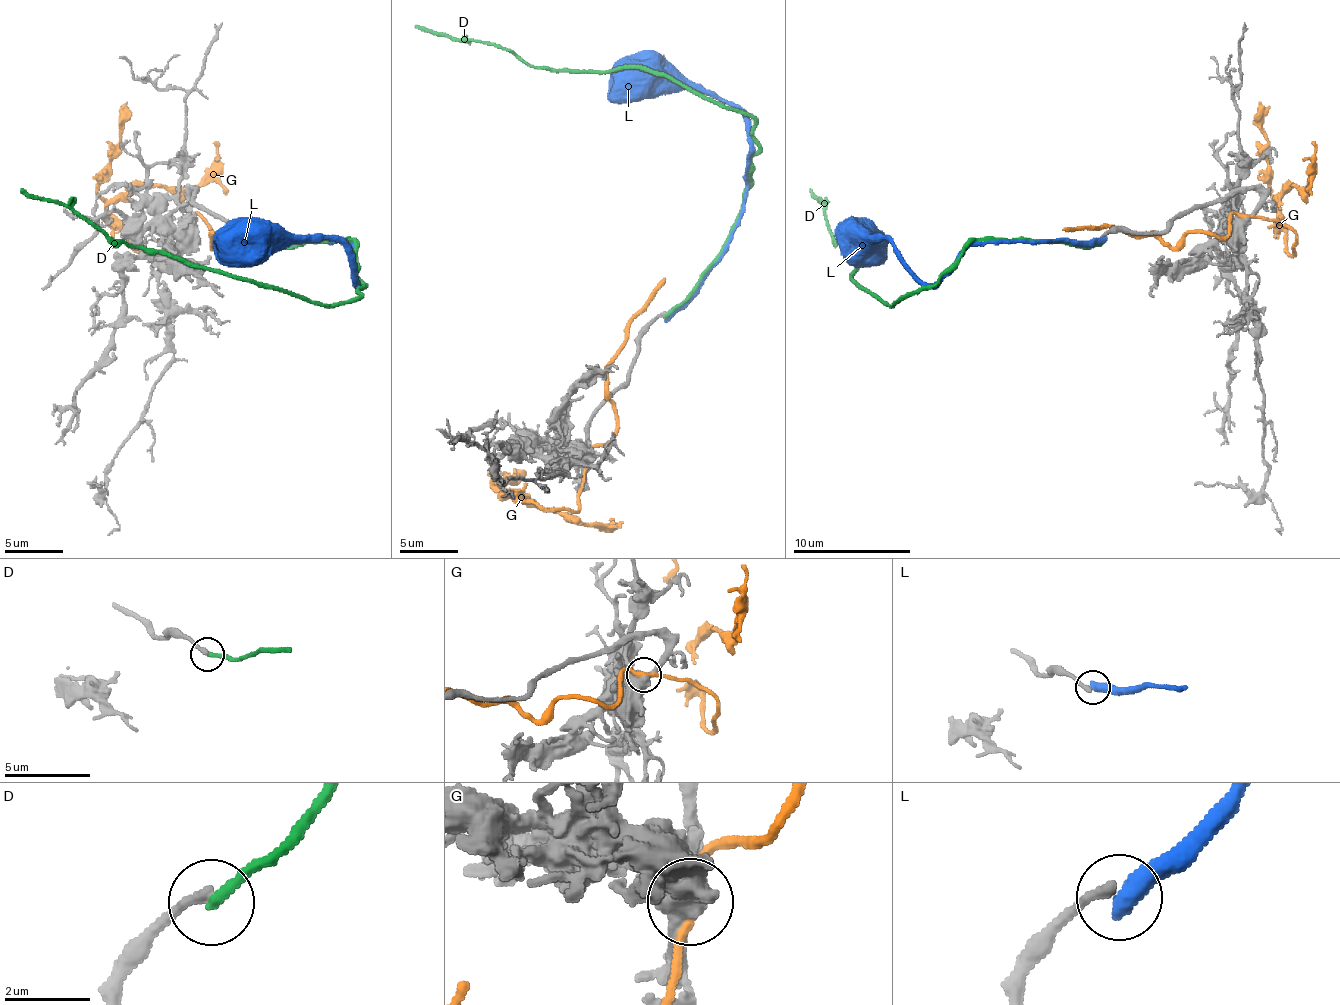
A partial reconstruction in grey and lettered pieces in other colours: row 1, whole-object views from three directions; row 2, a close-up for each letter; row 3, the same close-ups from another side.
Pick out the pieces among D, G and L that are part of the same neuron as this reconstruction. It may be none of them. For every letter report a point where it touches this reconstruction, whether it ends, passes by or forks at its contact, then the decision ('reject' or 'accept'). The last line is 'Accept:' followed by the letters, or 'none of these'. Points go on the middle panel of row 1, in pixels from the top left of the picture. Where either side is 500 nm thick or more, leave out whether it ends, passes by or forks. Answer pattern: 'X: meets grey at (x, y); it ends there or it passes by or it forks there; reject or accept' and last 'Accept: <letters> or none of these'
D: meets grey at (665, 316); it ends there; accept
G: meets grey at (587, 461); reject
L: meets grey at (666, 316); reject
Accept: D

